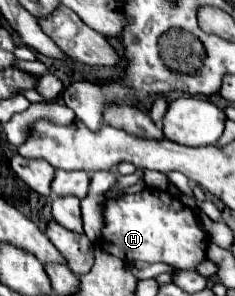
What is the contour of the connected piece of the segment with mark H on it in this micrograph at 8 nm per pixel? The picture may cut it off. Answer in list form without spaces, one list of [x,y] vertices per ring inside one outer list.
[[[145,188],[143,192],[137,192],[137,194],[123,194],[119,198],[111,198],[105,204],[103,216],[105,216],[105,226],[103,226],[101,246],[125,262],[135,262],[135,260],[165,262],[175,268],[195,270],[205,260],[205,250],[207,250],[207,240],[209,240],[207,232],[197,222],[195,212],[189,206],[185,206],[177,196],[171,196],[169,192]]]

